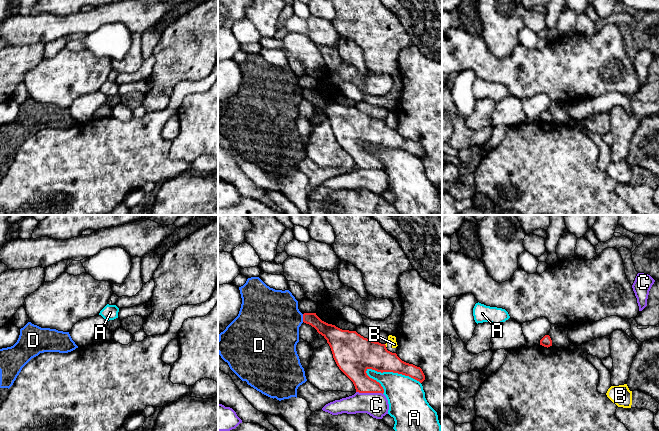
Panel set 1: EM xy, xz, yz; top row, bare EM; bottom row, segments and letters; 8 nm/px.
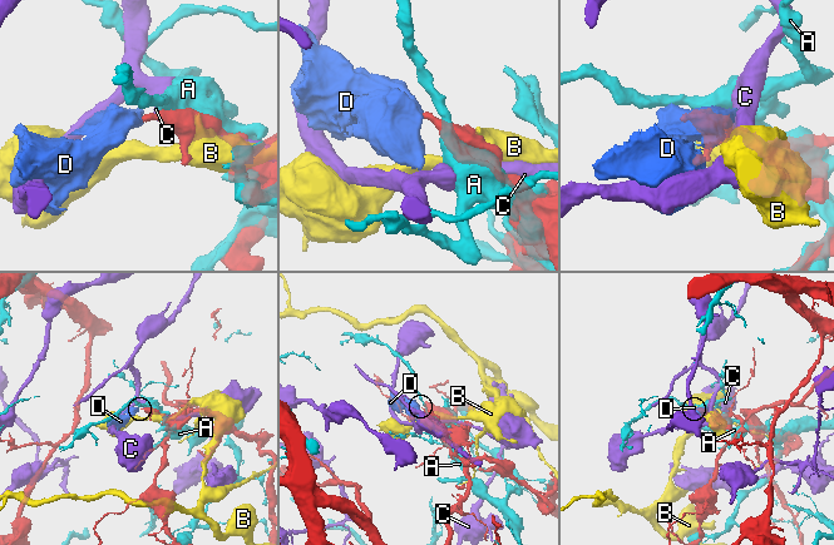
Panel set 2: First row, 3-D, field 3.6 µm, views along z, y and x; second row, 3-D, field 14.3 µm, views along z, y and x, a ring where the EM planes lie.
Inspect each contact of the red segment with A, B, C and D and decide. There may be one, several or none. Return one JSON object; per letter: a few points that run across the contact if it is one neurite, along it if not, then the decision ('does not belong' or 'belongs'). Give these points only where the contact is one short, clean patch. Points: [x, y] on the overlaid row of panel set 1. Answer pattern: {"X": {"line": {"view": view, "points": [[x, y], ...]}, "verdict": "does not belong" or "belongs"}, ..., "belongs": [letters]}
{"A": {"verdict": "does not belong"}, "B": {"verdict": "does not belong"}, "C": {"verdict": "does not belong"}, "D": {"line": {"view": "xz", "points": [[302, 314], [303, 321]]}, "verdict": "does not belong"}, "belongs": []}

